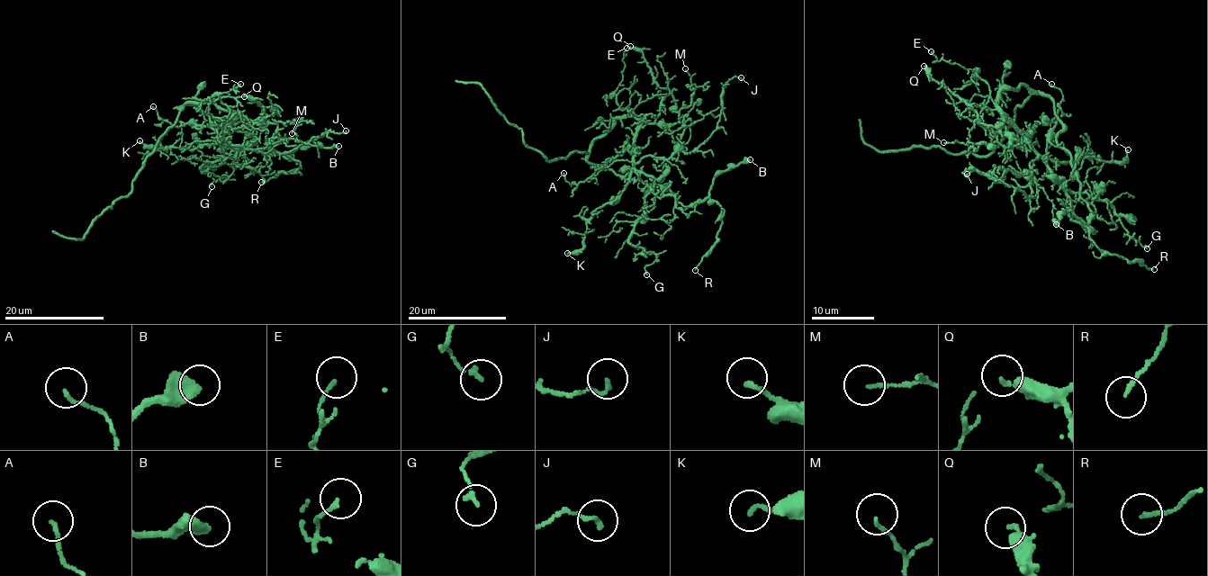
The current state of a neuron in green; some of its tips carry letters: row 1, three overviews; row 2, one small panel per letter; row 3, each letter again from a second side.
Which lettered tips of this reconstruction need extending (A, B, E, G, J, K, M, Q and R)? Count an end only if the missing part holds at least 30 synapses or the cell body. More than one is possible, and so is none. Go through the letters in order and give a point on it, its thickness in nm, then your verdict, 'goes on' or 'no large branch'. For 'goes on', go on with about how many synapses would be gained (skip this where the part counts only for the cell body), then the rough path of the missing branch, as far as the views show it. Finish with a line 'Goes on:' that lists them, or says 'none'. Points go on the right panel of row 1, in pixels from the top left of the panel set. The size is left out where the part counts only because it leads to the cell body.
A: at (1051, 84); 130 nm thick; no large branch
B: at (1056, 224); 500 nm thick; no large branch
E: at (931, 51); 120 nm thick; no large branch
G: at (1147, 248); 160 nm thick; no large branch
J: at (967, 174); 150 nm thick; no large branch
K: at (1128, 149); 170 nm thick; no large branch
M: at (943, 142); 110 nm thick; no large branch
Q: at (924, 66); 240 nm thick; no large branch
R: at (1154, 269); 130 nm thick; no large branch
Goes on: none

